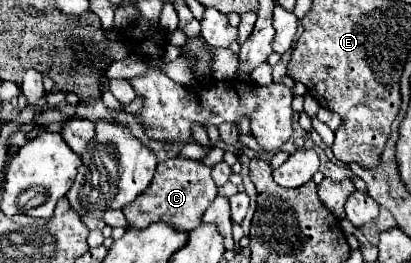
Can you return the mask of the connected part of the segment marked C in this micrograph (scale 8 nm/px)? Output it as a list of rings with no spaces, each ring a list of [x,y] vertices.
[[[168,158],[166,162],[156,166],[156,174],[150,182],[150,186],[130,204],[124,206],[124,216],[130,222],[130,228],[144,228],[152,222],[164,220],[178,230],[194,230],[202,224],[202,214],[216,198],[218,188],[214,186],[214,180],[210,178],[210,168],[200,164],[198,160],[186,160],[186,158]]]

